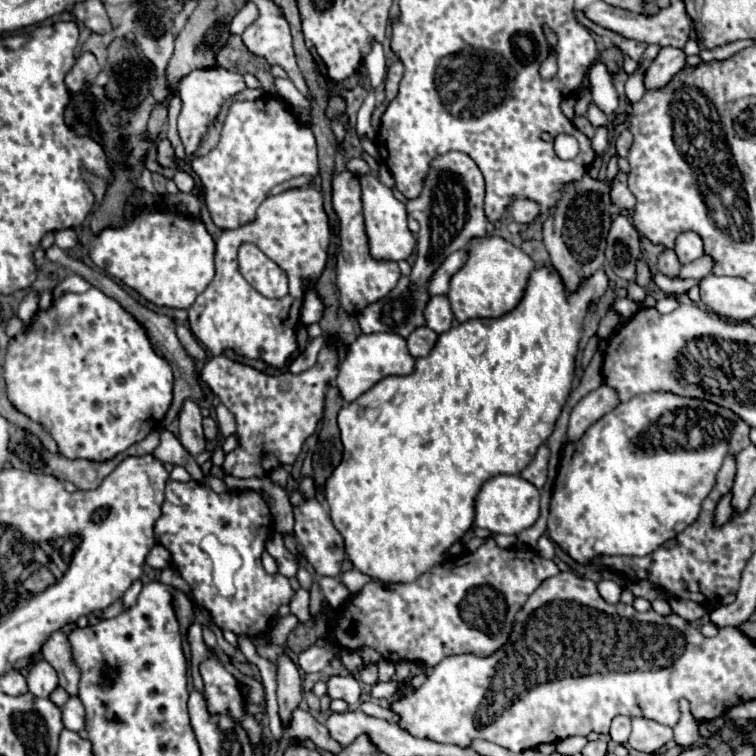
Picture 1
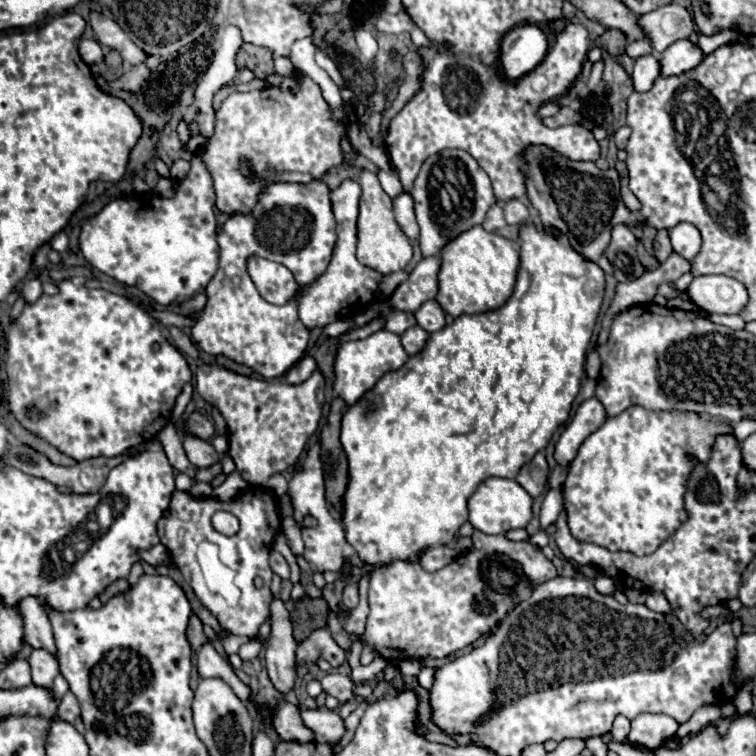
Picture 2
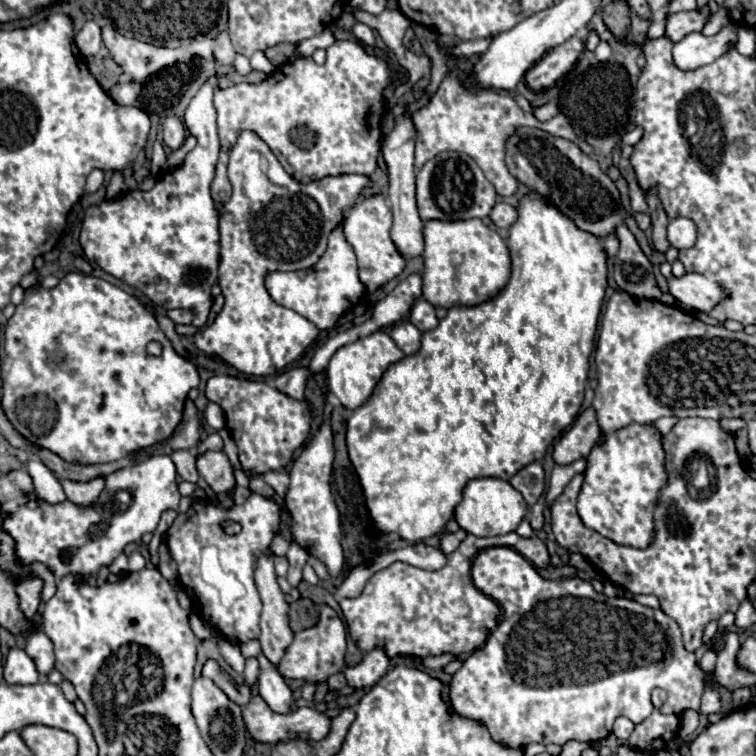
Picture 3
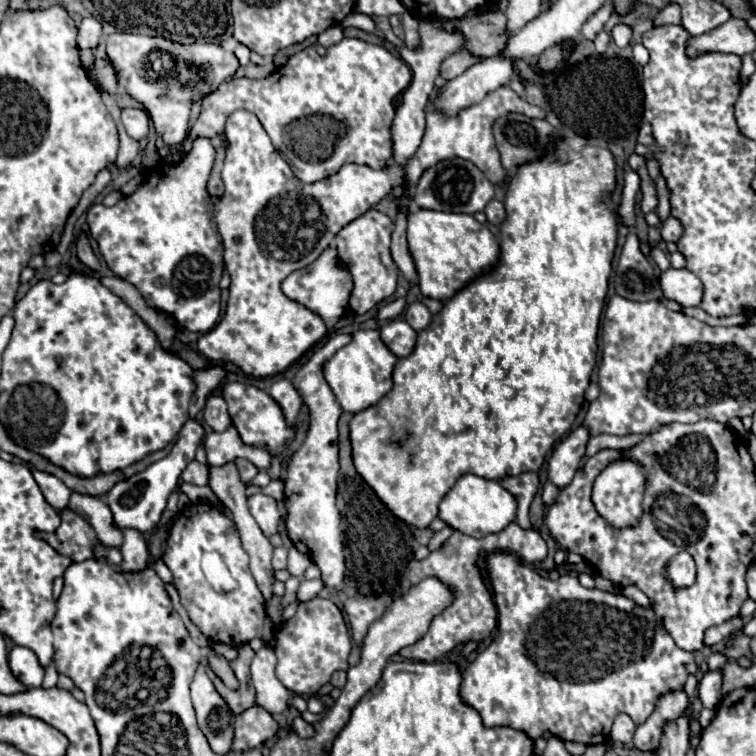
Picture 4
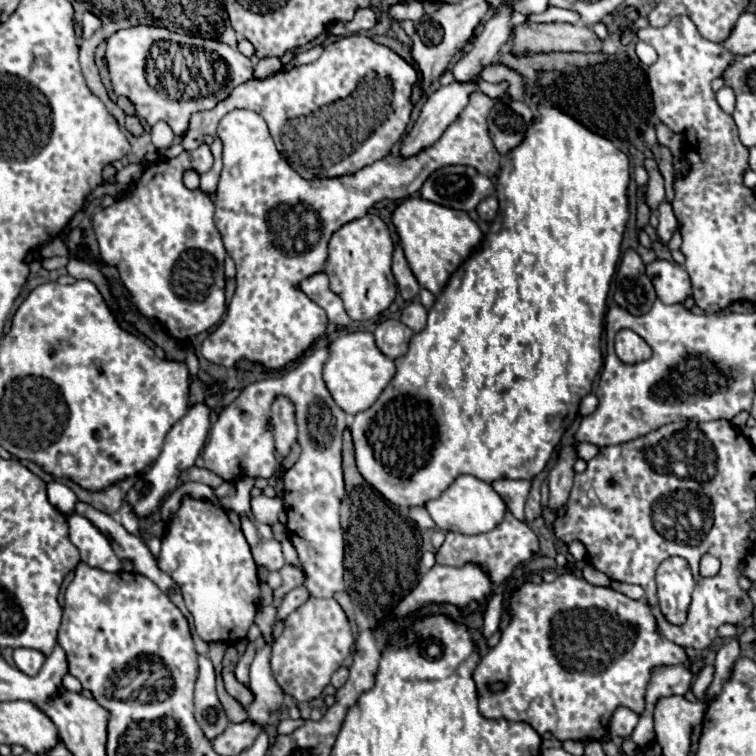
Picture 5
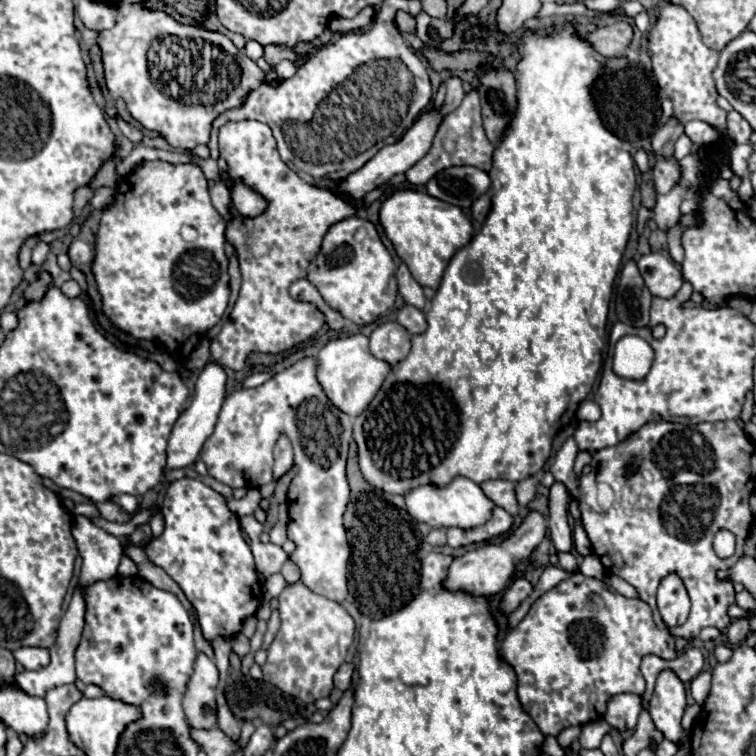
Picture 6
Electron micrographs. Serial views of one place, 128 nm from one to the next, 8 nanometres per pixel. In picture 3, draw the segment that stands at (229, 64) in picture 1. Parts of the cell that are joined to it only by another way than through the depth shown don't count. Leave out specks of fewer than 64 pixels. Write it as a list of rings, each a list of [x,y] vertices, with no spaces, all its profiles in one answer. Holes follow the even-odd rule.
[[[278,44],[274,48],[268,48],[266,56],[274,66],[280,66],[280,64],[284,64],[284,62],[288,62],[292,58],[294,50],[296,50],[296,46],[292,46],[292,44]]]

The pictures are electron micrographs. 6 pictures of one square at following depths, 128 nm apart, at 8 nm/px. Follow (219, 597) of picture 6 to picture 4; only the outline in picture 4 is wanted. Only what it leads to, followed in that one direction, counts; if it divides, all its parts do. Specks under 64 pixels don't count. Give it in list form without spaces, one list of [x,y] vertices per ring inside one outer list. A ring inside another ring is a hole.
[[[194,504],[180,512],[178,520],[172,524],[162,560],[172,572],[182,606],[206,638],[230,646],[260,638],[260,624],[266,616],[264,596],[250,574],[248,554],[240,544],[236,524],[218,508],[210,504]]]

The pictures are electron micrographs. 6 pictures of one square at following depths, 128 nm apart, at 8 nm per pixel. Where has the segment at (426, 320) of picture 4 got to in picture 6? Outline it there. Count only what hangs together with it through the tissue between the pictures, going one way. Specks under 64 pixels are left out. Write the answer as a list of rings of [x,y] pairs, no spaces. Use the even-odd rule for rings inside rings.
[[[408,304],[398,312],[398,324],[402,324],[412,336],[414,334],[422,334],[426,330],[424,312],[418,310],[418,308],[412,308]]]

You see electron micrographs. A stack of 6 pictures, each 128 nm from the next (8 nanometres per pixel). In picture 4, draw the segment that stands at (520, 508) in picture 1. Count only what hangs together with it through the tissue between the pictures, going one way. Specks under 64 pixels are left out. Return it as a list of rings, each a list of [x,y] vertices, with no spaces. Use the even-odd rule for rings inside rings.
[[[464,474],[458,478],[454,488],[440,502],[438,518],[450,528],[468,534],[468,536],[488,536],[504,530],[516,518],[516,500],[514,496],[500,486],[496,480],[486,480],[476,474]]]

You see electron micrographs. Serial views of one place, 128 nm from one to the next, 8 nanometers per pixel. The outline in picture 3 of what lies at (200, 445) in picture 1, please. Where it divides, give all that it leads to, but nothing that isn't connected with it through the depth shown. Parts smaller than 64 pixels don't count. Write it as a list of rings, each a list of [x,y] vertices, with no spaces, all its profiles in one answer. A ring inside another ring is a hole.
[[[208,450],[204,456],[200,456],[198,472],[216,494],[226,494],[226,496],[234,498],[234,490],[236,490],[234,468],[224,452]]]

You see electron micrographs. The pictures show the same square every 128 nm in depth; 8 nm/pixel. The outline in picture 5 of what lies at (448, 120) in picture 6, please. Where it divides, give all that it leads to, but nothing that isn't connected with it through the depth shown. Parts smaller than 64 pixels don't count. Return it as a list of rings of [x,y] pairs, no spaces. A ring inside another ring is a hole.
[[[480,90],[472,92],[468,106],[460,112],[460,116],[446,128],[442,138],[432,148],[420,152],[420,156],[402,160],[390,154],[384,160],[378,160],[376,164],[362,168],[360,172],[356,172],[356,176],[316,178],[316,180],[304,180],[288,166],[288,162],[276,150],[274,140],[262,116],[256,116],[256,112],[248,110],[232,110],[228,116],[224,116],[218,124],[224,168],[214,194],[214,204],[216,204],[214,216],[216,216],[216,226],[224,240],[224,248],[228,256],[232,256],[236,262],[236,292],[228,304],[224,322],[202,342],[202,356],[226,368],[234,368],[240,358],[248,358],[272,370],[282,370],[288,362],[296,360],[310,344],[314,344],[326,332],[328,326],[326,312],[318,304],[314,304],[306,294],[302,294],[298,286],[304,278],[322,272],[332,232],[336,232],[346,222],[364,216],[376,202],[384,198],[404,200],[412,196],[422,188],[424,180],[442,166],[452,166],[452,164],[472,166],[480,174],[494,178],[496,172],[500,170],[500,160],[502,160],[486,128],[486,116],[494,104],[496,102],[488,98],[484,92]]]

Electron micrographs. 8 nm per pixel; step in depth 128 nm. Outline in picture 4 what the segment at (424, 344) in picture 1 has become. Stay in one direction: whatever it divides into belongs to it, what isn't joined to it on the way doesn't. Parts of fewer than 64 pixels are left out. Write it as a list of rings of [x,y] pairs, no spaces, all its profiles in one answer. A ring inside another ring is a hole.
[[[390,320],[380,328],[382,342],[390,348],[390,352],[398,358],[408,356],[416,344],[416,332],[404,320]]]

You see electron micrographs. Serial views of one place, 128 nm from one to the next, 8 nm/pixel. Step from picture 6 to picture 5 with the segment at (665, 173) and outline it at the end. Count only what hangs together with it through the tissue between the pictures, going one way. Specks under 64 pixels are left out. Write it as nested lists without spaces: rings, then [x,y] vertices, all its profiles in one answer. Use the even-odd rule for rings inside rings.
[[[646,158],[644,168],[646,168],[648,174],[650,174],[648,192],[646,192],[646,202],[648,202],[648,206],[652,208],[652,212],[656,212],[658,204],[664,202],[664,198],[666,198],[666,196],[664,196],[664,178],[662,178],[662,174],[660,174],[660,170],[658,170],[656,160]]]

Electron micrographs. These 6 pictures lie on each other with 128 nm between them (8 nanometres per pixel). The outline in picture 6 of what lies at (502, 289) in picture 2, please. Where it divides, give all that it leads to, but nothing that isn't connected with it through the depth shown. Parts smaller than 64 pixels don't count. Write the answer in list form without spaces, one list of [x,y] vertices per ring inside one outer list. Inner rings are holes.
[[[396,190],[380,206],[380,224],[386,238],[394,244],[400,260],[410,268],[418,284],[438,288],[442,272],[452,254],[462,248],[472,236],[472,224],[458,206],[446,204],[430,194],[418,190]]]

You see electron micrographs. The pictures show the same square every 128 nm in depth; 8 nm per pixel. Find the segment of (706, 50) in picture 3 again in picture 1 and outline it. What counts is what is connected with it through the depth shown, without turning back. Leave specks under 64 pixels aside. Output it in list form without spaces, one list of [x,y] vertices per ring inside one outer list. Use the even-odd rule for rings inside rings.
[[[672,46],[662,48],[656,60],[650,64],[644,84],[648,90],[662,88],[664,84],[668,84],[668,80],[672,80],[684,68],[686,68],[686,54],[682,48],[672,48]]]

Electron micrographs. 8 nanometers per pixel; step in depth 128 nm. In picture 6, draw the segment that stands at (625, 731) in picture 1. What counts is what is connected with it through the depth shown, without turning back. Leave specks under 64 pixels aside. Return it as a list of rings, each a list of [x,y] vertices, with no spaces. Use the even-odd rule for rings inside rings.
[[[618,694],[610,698],[602,718],[616,730],[630,730],[636,728],[640,710],[642,710],[642,698],[638,694]]]

